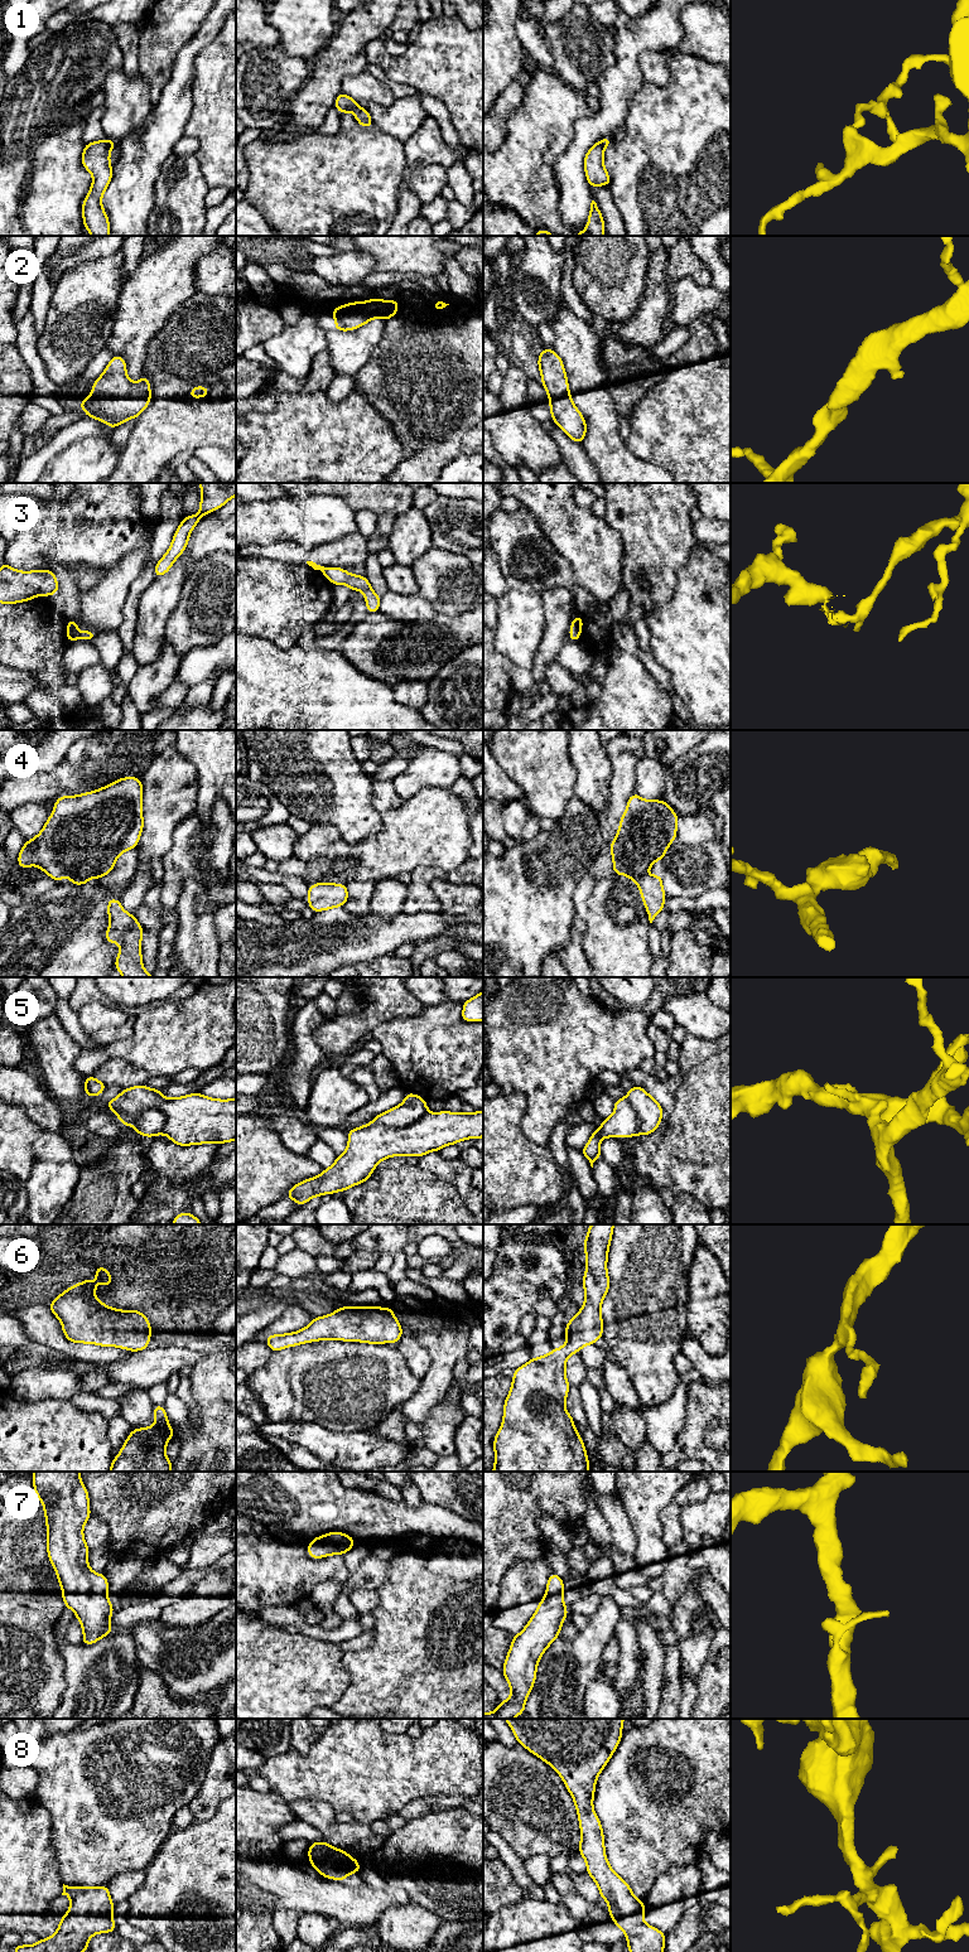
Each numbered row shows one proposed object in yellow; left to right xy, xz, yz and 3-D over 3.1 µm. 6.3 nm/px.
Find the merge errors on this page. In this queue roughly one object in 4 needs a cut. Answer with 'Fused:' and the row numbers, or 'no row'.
Fused: 1, 3, 5

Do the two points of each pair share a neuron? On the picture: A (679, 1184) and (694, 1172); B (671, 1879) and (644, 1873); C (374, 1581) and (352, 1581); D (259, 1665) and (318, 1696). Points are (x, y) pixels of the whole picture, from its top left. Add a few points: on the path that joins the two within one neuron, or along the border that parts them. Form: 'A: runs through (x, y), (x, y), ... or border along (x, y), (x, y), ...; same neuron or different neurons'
A: runs through (683, 1180), (690, 1175); same neuron
B: border along (687, 1865), (673, 1865), (664, 1871), (644, 1900); different neurons
C: runs through (369, 1581), (357, 1581); same neuron
D: runs through (274, 1676), (298, 1676), (303, 1681); same neuron

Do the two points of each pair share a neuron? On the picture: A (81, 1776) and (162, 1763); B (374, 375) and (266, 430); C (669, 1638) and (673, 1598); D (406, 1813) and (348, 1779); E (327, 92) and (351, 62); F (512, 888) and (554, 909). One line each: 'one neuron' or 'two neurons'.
A: one neuron
B: two neurons
C: two neurons
D: two neurons
E: one neuron
F: one neuron

